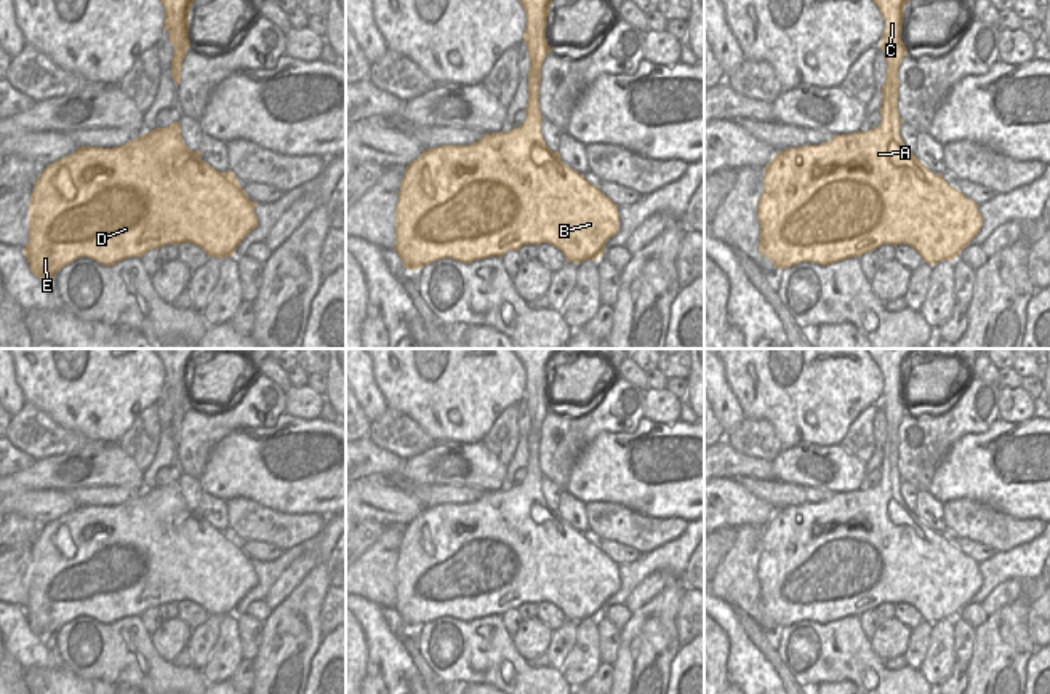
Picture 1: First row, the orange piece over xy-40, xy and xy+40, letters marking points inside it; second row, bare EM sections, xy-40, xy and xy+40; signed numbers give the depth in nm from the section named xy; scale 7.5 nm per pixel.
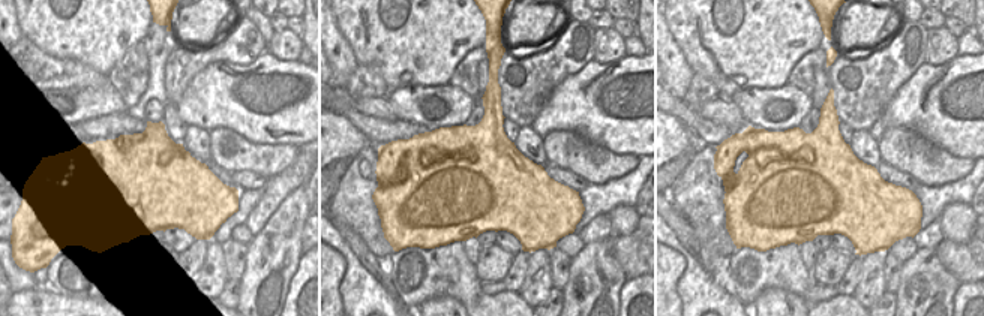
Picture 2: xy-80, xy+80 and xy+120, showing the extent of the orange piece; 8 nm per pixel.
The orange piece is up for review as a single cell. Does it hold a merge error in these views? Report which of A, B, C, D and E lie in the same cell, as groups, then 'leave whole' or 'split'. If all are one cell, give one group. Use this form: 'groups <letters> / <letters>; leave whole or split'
groups A B C D E; leave whole

